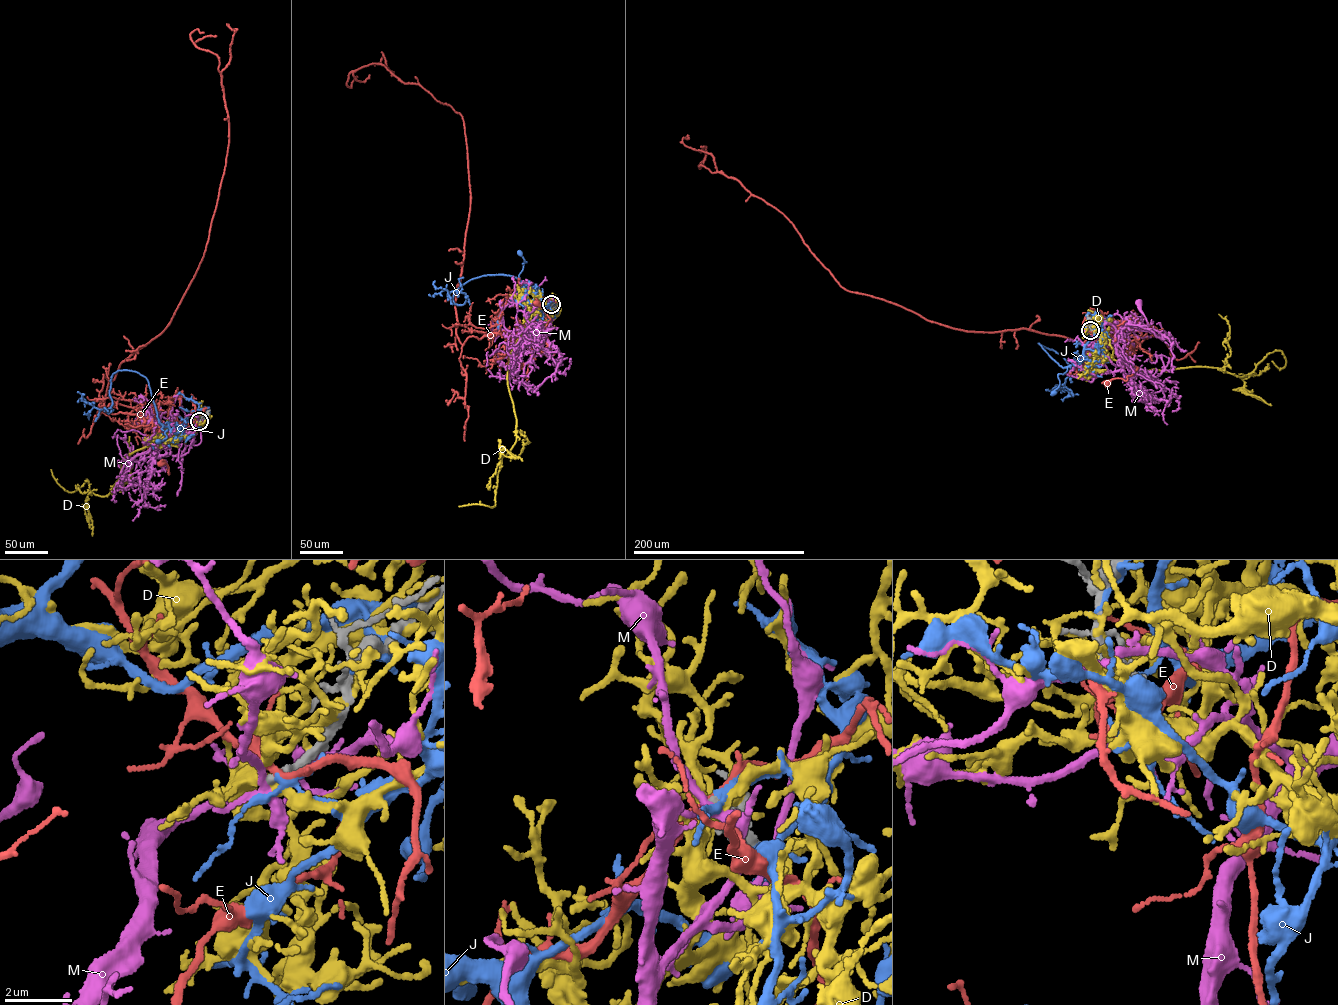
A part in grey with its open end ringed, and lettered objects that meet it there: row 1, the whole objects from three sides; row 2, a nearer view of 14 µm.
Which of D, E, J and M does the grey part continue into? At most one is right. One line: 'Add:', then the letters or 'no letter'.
Add: no letter

